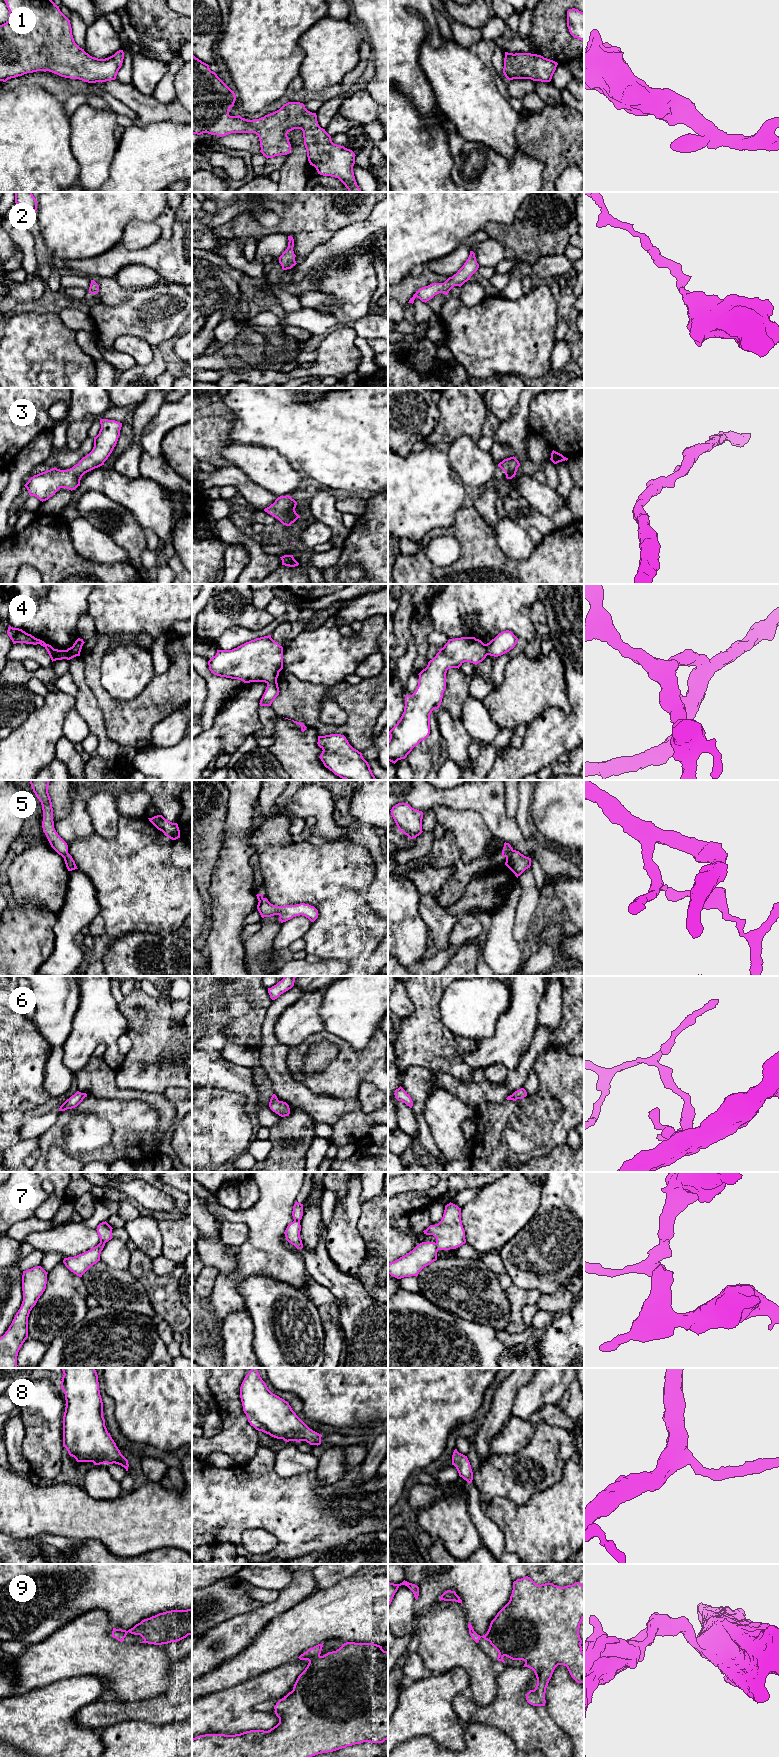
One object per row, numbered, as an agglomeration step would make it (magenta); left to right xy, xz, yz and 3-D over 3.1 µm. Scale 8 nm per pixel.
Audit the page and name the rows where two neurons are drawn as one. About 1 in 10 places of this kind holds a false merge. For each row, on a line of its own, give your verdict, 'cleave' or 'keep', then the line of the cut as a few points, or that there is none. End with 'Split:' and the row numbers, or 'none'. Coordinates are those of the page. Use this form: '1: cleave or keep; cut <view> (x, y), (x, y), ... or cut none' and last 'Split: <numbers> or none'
1: keep; cut none
2: keep; cut none
3: keep; cut none
4: cleave; cut yz (484, 644), (488, 654)
5: cleave; cut yz (513, 850), (505, 856)
6: keep; cut none
7: cleave; cut yz (435, 1243), (438, 1249)
8: keep; cut none
9: keep; cut none
Split: 4, 5, 7

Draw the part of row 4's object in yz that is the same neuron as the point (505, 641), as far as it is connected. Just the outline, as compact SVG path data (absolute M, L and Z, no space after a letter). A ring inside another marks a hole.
M506 630L485 644L485 649L488 655L498 657L513 649L517 641L518 638L511 631Z

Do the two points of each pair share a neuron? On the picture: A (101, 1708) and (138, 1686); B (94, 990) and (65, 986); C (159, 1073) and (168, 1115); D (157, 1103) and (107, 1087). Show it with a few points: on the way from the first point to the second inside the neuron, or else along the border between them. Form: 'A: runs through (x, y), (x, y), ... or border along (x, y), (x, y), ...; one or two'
A: border along (115, 1700), (138, 1701); two
B: border along (79, 986), (79, 1005), (76, 1011); two
C: border along (139, 1090), (162, 1093); two
D: runs through (145, 1097), (119, 1093); one

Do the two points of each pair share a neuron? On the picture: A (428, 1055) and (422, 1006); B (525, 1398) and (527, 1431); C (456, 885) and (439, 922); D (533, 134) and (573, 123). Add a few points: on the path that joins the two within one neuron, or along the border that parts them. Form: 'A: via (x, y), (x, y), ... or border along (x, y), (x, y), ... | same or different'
A: via (427, 1043), (425, 1041), (425, 1018) | same
B: border along (544, 1405), (527, 1419), (512, 1416) | different
C: border along (434, 900), (444, 908) | different
D: via (543, 133), (563, 133) | same

